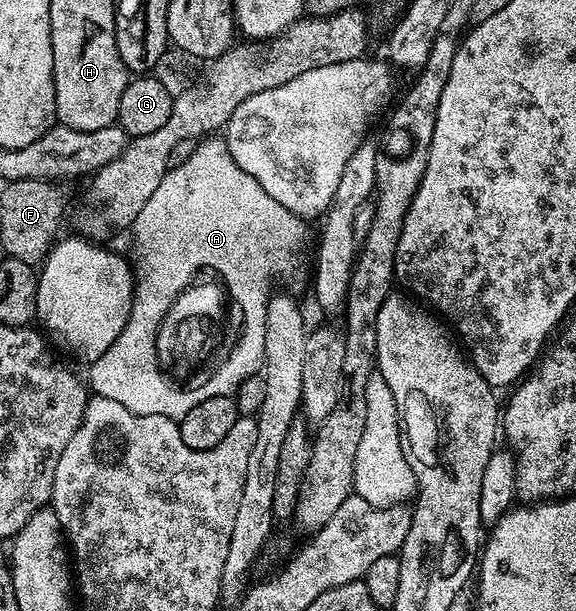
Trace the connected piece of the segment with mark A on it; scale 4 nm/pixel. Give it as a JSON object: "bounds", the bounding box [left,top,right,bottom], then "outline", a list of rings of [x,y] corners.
{"bounds":[88,138,307,421],"outline":[[[206,138],[199,142],[196,146],[196,150],[192,150],[192,155],[188,157],[188,162],[184,162],[175,168],[170,168],[164,174],[164,178],[160,178],[160,186],[156,186],[156,190],[152,193],[152,198],[148,198],[148,202],[144,205],[144,210],[140,210],[140,214],[134,219],[132,225],[132,233],[134,232],[134,256],[132,255],[132,260],[136,265],[134,293],[138,296],[142,296],[142,300],[138,300],[138,312],[130,313],[134,316],[161,316],[164,319],[166,312],[174,305],[175,298],[179,296],[181,292],[187,291],[187,289],[195,283],[196,277],[194,277],[193,272],[196,271],[197,268],[211,268],[212,271],[219,272],[219,274],[222,275],[220,280],[228,289],[229,299],[231,296],[231,298],[238,303],[239,310],[242,311],[242,333],[238,336],[238,345],[227,354],[226,361],[224,361],[203,384],[198,384],[195,388],[190,388],[185,392],[182,388],[170,388],[171,381],[167,379],[162,369],[159,368],[158,355],[154,353],[154,343],[158,337],[158,329],[154,327],[154,324],[146,324],[146,328],[142,328],[142,332],[130,332],[130,336],[126,336],[126,340],[130,340],[130,364],[134,364],[134,368],[130,368],[130,376],[126,376],[126,380],[122,380],[122,372],[118,372],[118,344],[115,344],[115,342],[112,342],[112,346],[108,350],[104,350],[104,354],[99,360],[93,361],[93,363],[89,365],[90,380],[88,376],[88,384],[92,389],[93,395],[112,398],[112,402],[120,402],[124,406],[128,406],[128,410],[132,410],[134,416],[160,414],[161,416],[167,416],[169,420],[176,421],[181,420],[184,414],[188,414],[188,410],[192,410],[192,406],[196,406],[196,402],[204,402],[204,398],[212,398],[213,396],[234,396],[239,386],[242,385],[251,374],[257,373],[262,367],[262,359],[264,358],[264,314],[266,313],[266,307],[272,295],[270,283],[273,282],[274,276],[292,275],[294,267],[301,262],[301,250],[306,242],[306,224],[307,221],[303,219],[303,217],[292,214],[292,210],[284,210],[284,206],[280,206],[280,202],[276,202],[276,198],[264,194],[264,186],[260,186],[260,182],[256,182],[256,178],[252,178],[252,174],[244,174],[244,170],[240,170],[240,166],[236,164],[232,158],[232,154],[226,149],[225,139]]]}

